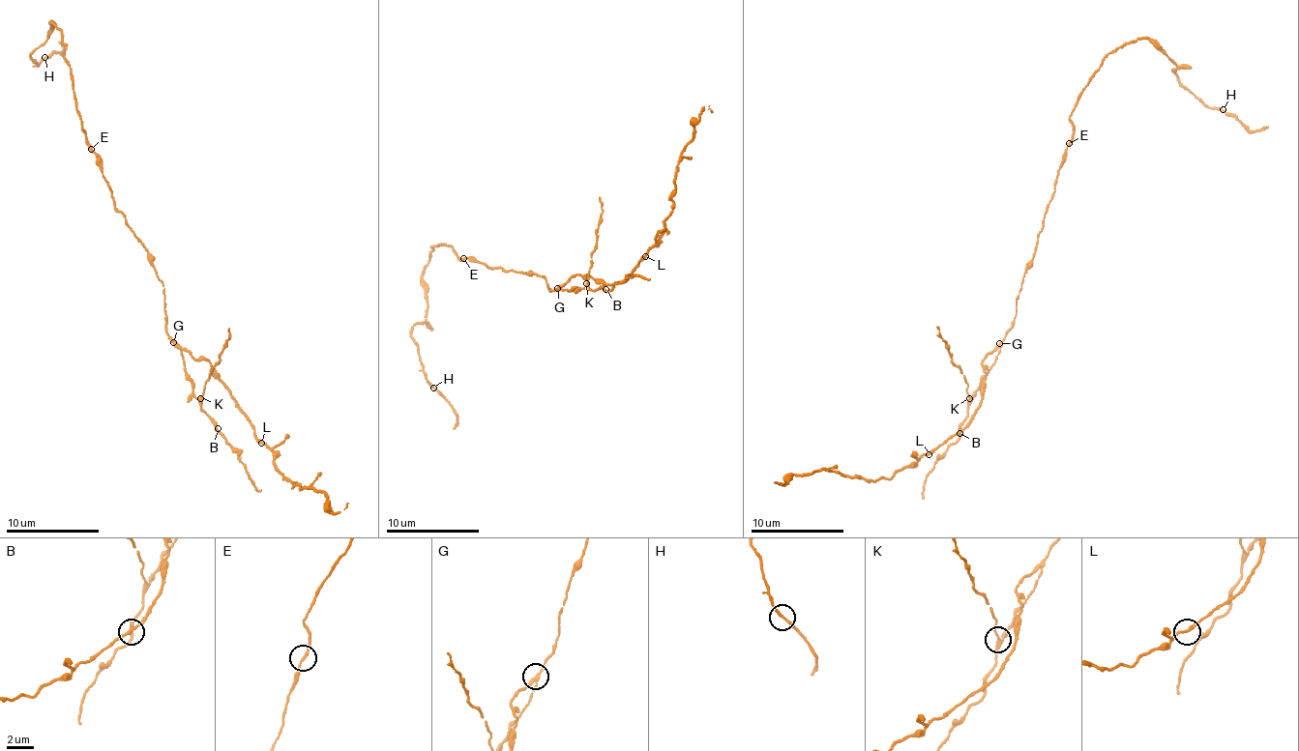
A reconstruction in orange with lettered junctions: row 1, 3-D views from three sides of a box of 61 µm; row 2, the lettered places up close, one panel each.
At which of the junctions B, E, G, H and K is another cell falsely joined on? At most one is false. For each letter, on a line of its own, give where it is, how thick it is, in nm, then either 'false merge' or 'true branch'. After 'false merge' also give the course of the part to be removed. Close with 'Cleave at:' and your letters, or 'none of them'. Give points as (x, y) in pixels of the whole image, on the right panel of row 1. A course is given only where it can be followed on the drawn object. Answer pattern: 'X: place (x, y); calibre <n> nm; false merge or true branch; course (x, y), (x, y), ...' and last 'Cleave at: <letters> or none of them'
B: place (959, 433); calibre 220 nm; true branch
E: place (1069, 143); calibre 200 nm; true branch
G: place (999, 343); calibre 200 nm; false merge; course (999, 344), (983, 363), (983, 398), (966, 427), (916, 462), (889, 478), (822, 470), (774, 480), (783, 483)
H: place (1223, 109); calibre 200 nm; true branch
K: place (969, 398); calibre 200 nm; true branch
Cleave at: G

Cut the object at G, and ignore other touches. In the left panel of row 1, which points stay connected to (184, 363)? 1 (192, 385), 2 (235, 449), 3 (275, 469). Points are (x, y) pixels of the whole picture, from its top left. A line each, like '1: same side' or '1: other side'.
1: same side
2: same side
3: other side

